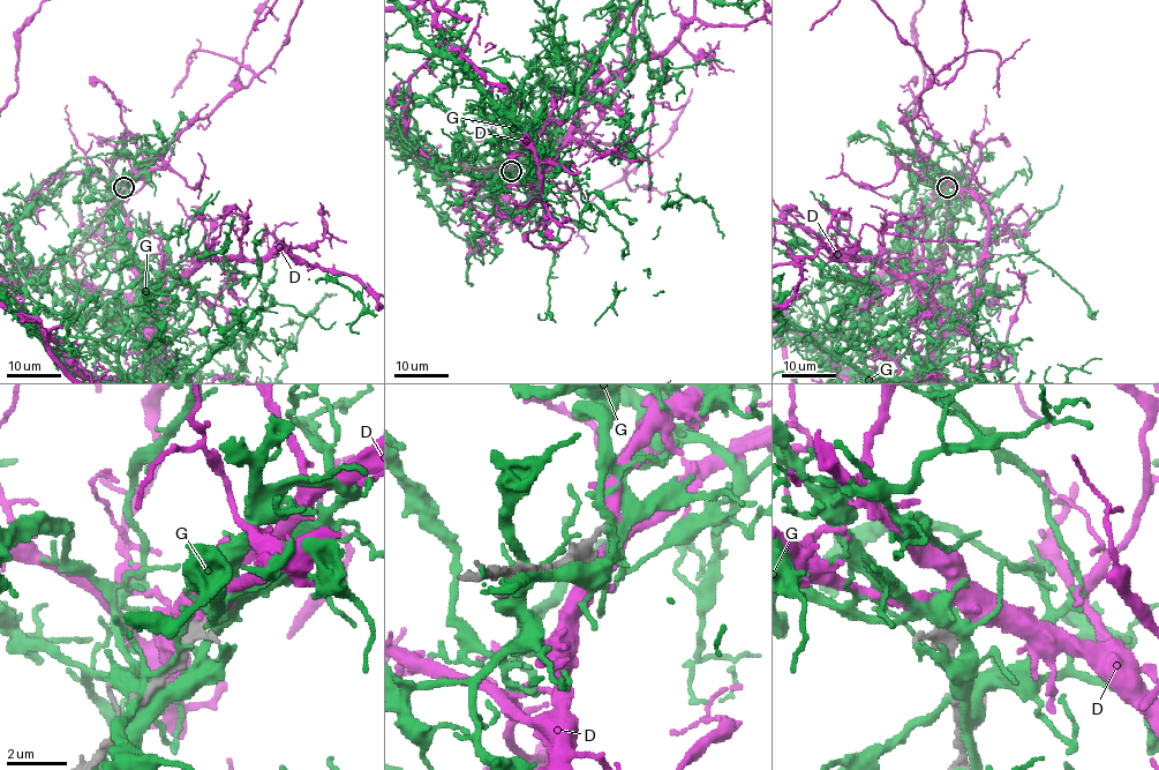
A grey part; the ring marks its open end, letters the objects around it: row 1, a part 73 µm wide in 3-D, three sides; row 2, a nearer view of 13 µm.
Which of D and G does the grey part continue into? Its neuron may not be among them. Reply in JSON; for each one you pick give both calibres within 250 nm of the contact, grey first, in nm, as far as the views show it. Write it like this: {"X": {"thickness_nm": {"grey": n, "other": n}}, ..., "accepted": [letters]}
{"D": {"thickness_nm": {"grey": 550, "other": 650}}, "accepted": ["D"]}

